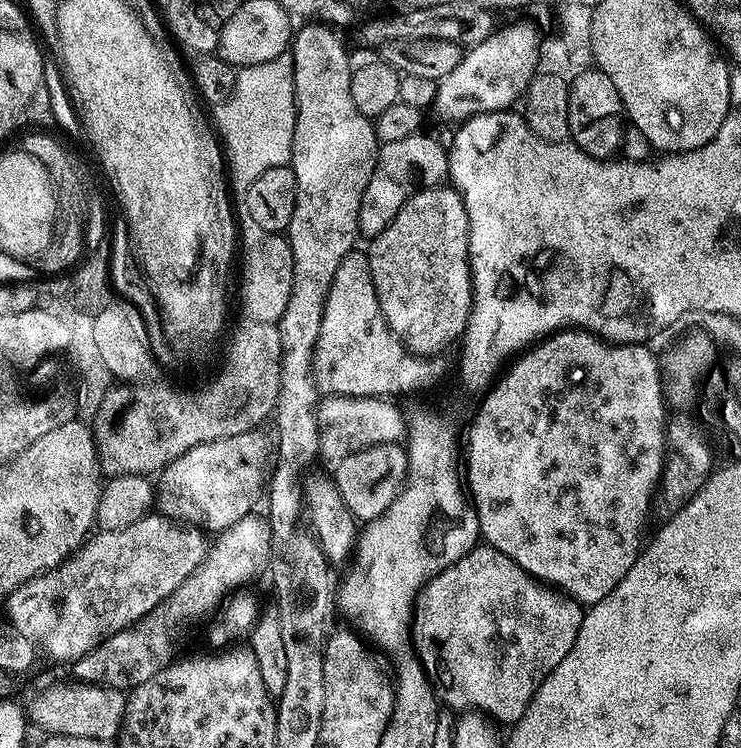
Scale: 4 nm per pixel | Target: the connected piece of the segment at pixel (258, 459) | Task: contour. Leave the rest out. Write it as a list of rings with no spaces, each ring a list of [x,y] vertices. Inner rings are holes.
[[[263,431],[234,434],[230,438],[218,438],[214,442],[206,442],[186,450],[176,460],[172,460],[159,473],[158,483],[154,488],[154,500],[159,511],[173,520],[197,525],[212,534],[219,534],[225,528],[234,526],[238,518],[253,515],[256,503],[261,503],[266,492],[266,481],[270,476],[270,457],[274,448],[263,436]]]

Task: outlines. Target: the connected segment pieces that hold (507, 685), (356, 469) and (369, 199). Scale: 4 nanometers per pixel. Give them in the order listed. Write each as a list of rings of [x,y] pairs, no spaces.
[[[481,543],[479,546],[471,548],[462,558],[458,558],[458,562],[454,562],[446,570],[439,572],[437,576],[433,576],[417,593],[414,611],[411,613],[410,639],[412,647],[416,649],[416,655],[420,658],[420,665],[424,668],[424,673],[431,681],[433,689],[438,690],[439,703],[445,709],[453,708],[456,714],[475,710],[477,713],[491,718],[497,725],[511,726],[519,722],[522,714],[526,714],[526,706],[530,706],[530,700],[534,698],[540,683],[552,673],[554,666],[558,666],[558,662],[562,662],[562,658],[566,658],[566,654],[570,654],[570,646],[574,646],[574,638],[578,638],[578,630],[583,617],[584,612],[581,605],[576,601],[569,600],[557,591],[543,586],[535,577],[529,576],[523,568],[519,568],[513,563],[510,558],[506,558],[497,548]]]
[[[383,444],[350,454],[335,465],[335,488],[342,494],[342,502],[360,522],[373,522],[380,519],[384,512],[398,498],[408,479],[408,454],[400,444]]]
[[[417,134],[410,138],[401,138],[399,142],[390,142],[389,144],[380,144],[376,154],[376,165],[374,174],[370,174],[370,182],[366,182],[366,190],[362,194],[362,206],[358,210],[358,222],[360,231],[365,237],[376,236],[386,226],[390,226],[392,219],[402,210],[406,203],[415,192],[421,188],[434,188],[443,185],[449,179],[448,175],[448,154],[449,149],[444,148],[432,136]]]

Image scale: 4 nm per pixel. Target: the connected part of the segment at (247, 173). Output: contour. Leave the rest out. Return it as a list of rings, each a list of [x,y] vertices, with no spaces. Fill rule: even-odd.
[[[284,51],[280,57],[271,58],[258,65],[241,67],[236,74],[234,94],[224,104],[215,109],[216,128],[224,139],[224,148],[228,151],[228,172],[232,175],[232,184],[239,190],[246,190],[265,170],[274,166],[288,164],[292,159],[294,142],[294,122],[296,121],[296,95],[294,94],[294,66],[291,51]]]

